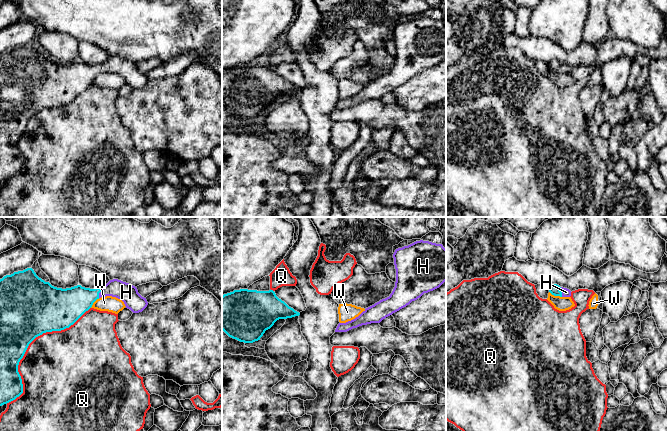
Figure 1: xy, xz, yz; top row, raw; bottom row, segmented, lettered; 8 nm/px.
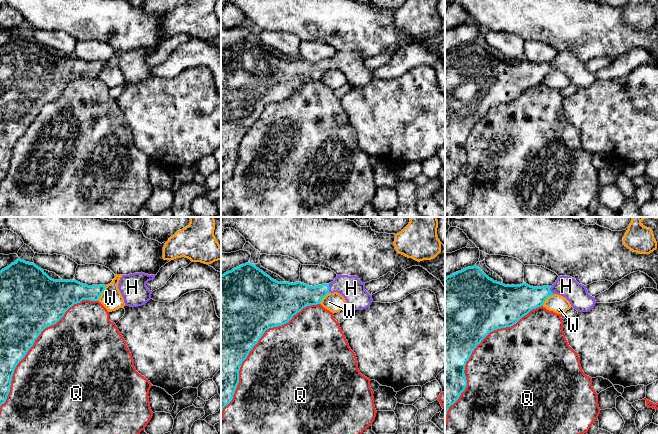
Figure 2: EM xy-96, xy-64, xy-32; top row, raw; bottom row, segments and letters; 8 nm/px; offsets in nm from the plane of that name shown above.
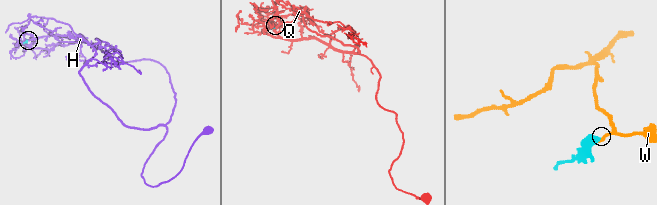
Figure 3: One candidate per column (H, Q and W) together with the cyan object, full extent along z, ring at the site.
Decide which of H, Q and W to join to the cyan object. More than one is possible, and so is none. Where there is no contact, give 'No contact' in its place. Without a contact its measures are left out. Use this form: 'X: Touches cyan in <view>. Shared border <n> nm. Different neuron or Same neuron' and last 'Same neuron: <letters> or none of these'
H: Touches cyan in xy. Shared border 90 nm. Same neuron
Q: Touches cyan in xy. Shared border 1050 nm. Different neuron
W: Touches cyan in yz. Shared border 120 nm. Different neuron
Same neuron: H

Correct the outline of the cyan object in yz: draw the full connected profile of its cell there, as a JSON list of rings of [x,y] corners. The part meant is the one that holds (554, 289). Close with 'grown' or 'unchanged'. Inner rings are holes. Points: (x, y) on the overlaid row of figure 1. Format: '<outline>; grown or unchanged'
[[[552,284],[548,287],[549,292],[554,296],[560,296],[560,297],[570,297],[571,291],[567,288],[560,287],[557,284]]]; grown

